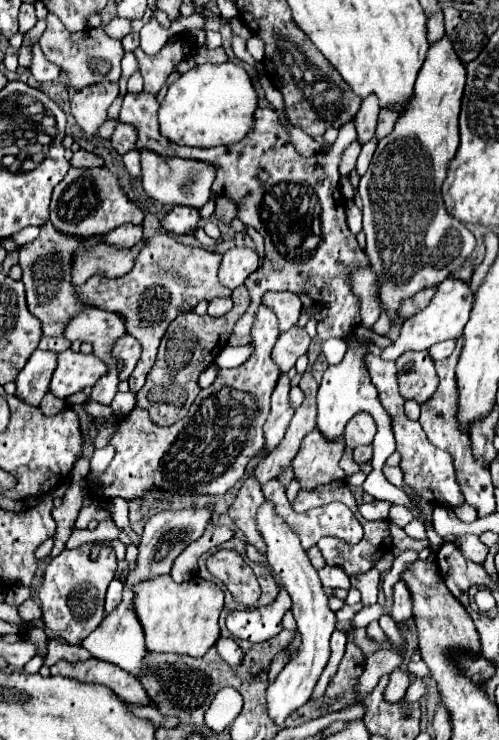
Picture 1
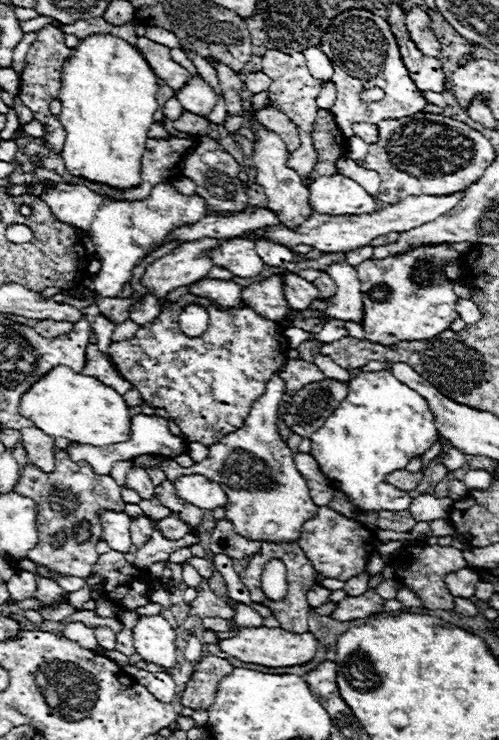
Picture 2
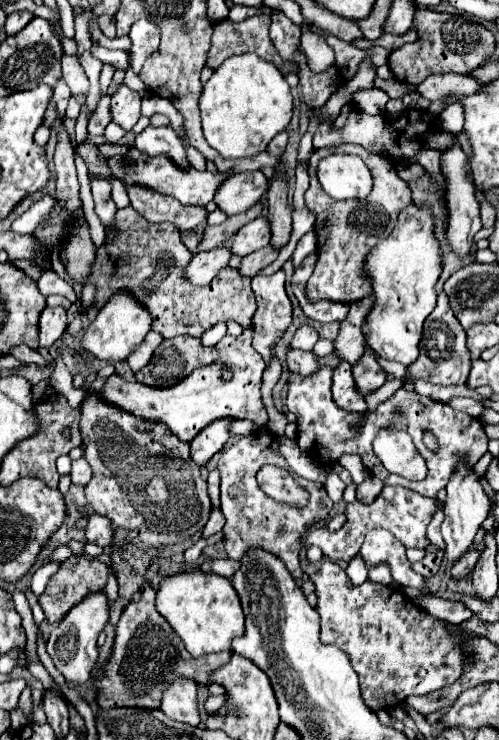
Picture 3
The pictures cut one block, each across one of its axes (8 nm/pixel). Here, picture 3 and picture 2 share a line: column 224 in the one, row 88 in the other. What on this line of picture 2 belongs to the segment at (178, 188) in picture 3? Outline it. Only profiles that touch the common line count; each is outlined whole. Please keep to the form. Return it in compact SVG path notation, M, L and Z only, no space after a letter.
M140 36L136 40L136 48L140 48L140 52L144 52L144 58L148 60L150 68L154 68L156 76L162 78L170 88L178 90L182 84L188 82L190 74L172 60L168 46L156 44L156 42L148 40L146 36Z

